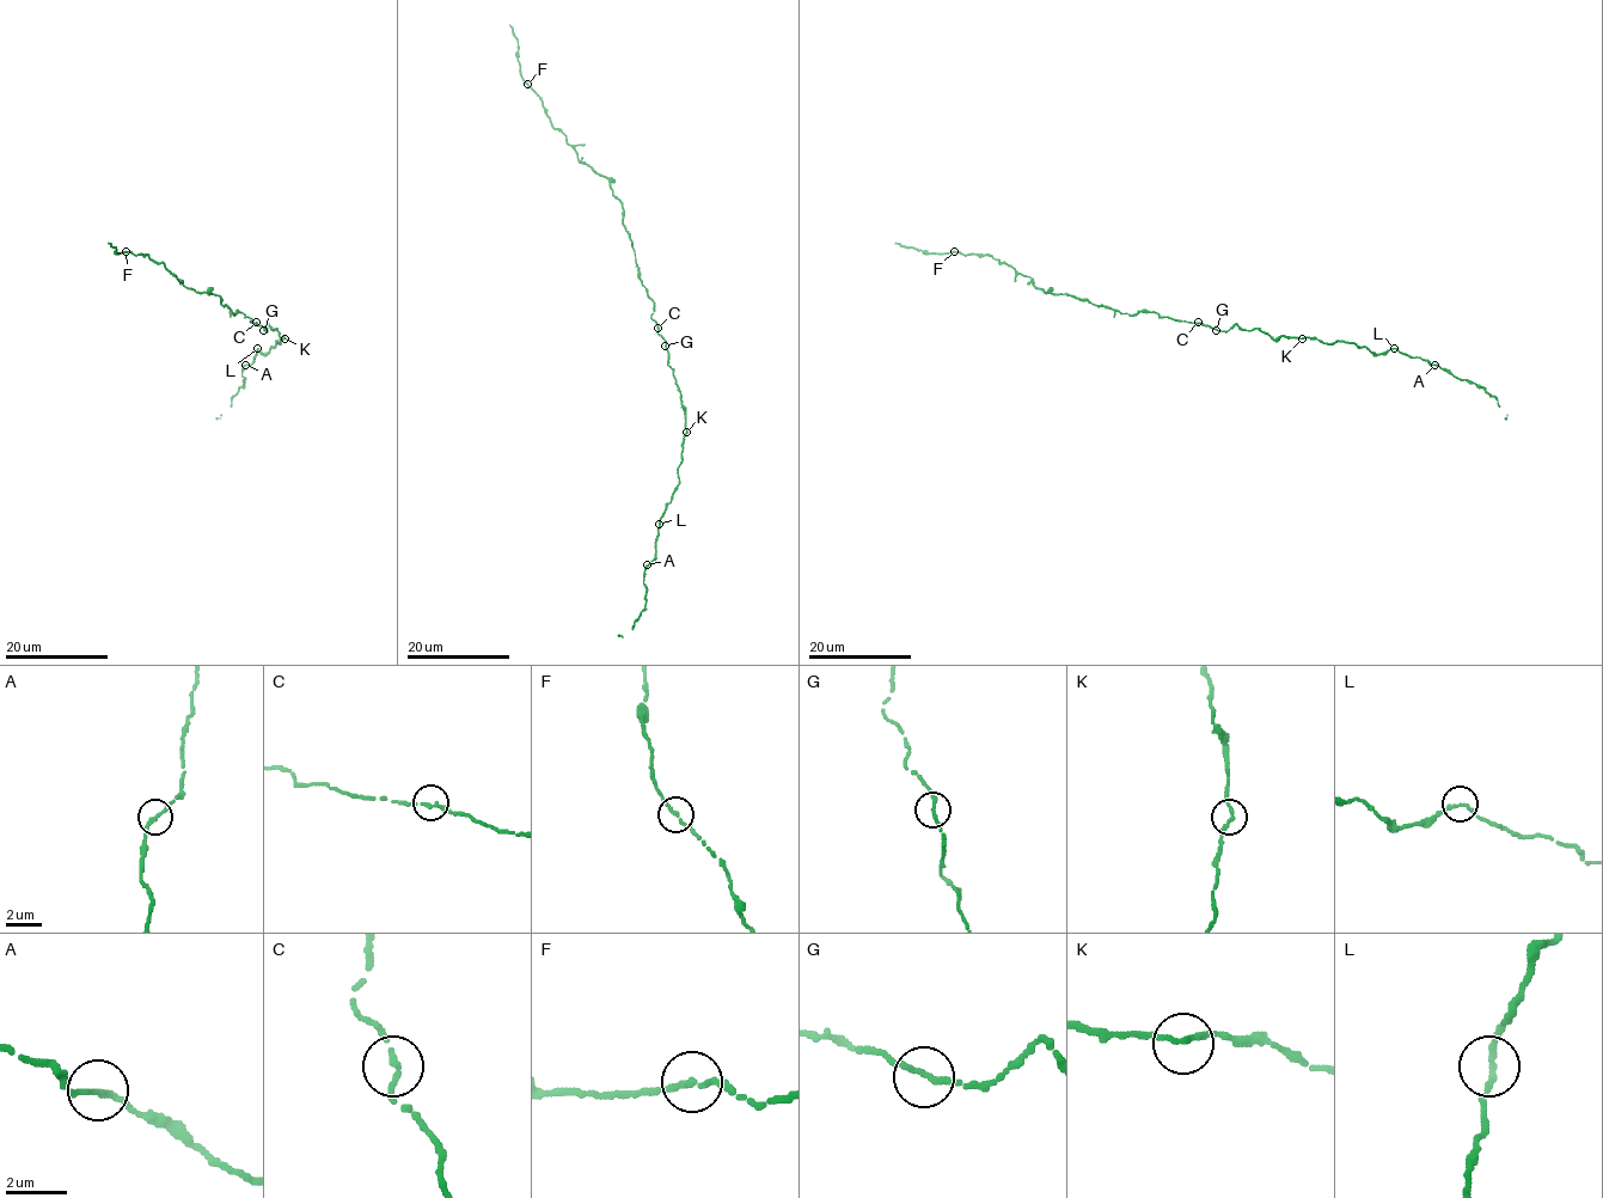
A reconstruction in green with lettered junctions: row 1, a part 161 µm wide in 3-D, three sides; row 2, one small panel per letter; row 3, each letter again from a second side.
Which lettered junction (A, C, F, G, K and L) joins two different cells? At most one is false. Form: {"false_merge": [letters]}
{"false_merge": []}

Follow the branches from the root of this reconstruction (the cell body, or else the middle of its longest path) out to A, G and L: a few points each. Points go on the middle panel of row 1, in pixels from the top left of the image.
A: (658, 328), (680, 395), (686, 433), (677, 474), (679, 484), (660, 519), (655, 557), (647, 564)
G: (658, 328), (665, 346)
L: (658, 328), (665, 342), (668, 364), (686, 419), (681, 463), (677, 474), (679, 484), (659, 524)

